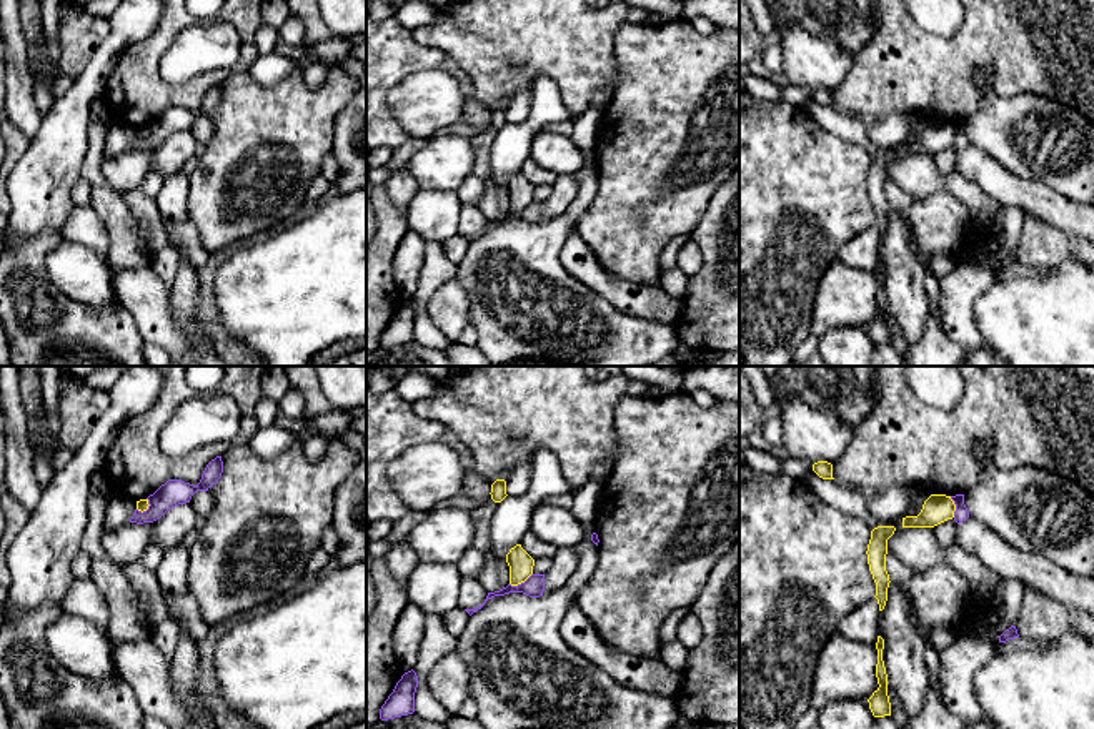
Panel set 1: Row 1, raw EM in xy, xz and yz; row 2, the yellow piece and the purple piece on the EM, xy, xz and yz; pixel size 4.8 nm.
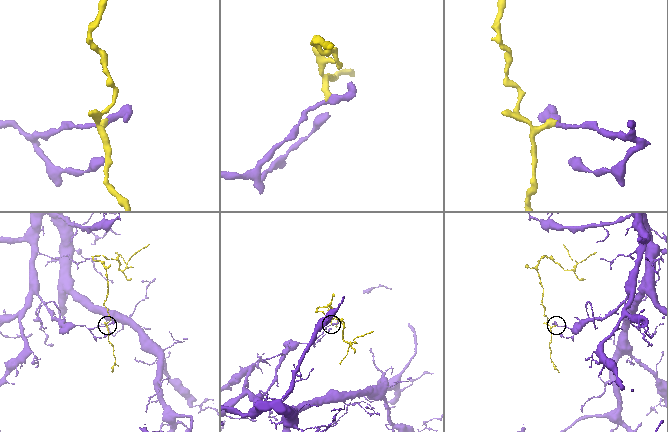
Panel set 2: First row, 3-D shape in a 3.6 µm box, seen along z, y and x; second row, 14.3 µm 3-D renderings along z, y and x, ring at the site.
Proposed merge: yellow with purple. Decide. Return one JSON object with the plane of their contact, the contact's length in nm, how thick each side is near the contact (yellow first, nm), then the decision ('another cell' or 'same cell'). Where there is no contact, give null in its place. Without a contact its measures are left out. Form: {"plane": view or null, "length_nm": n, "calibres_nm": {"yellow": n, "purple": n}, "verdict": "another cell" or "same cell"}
{"plane": "xz", "length_nm": 130, "calibres_nm": {"yellow": 120, "purple": 100}, "verdict": "another cell"}

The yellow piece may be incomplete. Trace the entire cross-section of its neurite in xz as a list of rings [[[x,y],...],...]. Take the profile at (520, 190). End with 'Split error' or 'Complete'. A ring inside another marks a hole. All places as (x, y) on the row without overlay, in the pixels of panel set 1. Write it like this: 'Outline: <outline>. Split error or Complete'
Outline: [[[521,171],[510,176],[506,190],[510,193],[511,213],[525,210],[533,201],[535,186],[521,175]]]. Complete

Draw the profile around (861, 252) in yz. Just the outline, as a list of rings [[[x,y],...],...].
[[[873,225],[866,231],[856,235],[849,240],[838,253],[838,260],[846,266],[876,273],[878,270],[878,245],[879,245],[879,231],[878,226]]]

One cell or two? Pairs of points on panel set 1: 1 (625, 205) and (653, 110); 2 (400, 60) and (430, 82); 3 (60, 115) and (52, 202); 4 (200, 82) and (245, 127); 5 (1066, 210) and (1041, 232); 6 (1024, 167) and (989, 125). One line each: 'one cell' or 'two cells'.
1: one cell
2: two cells
3: one cell
4: two cells
5: two cells
6: one cell

